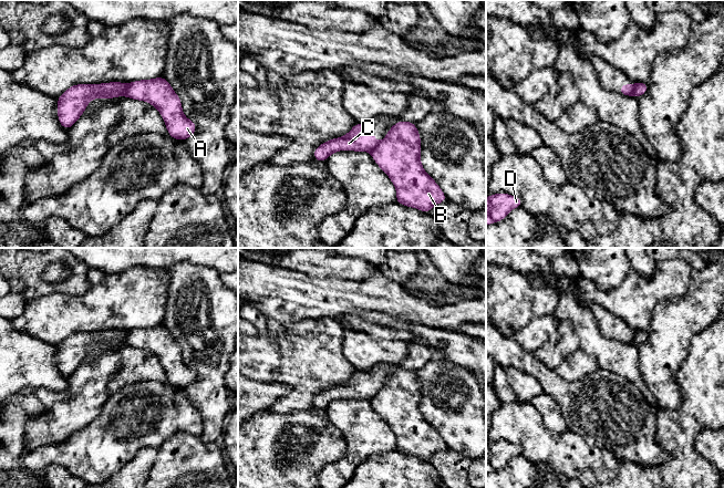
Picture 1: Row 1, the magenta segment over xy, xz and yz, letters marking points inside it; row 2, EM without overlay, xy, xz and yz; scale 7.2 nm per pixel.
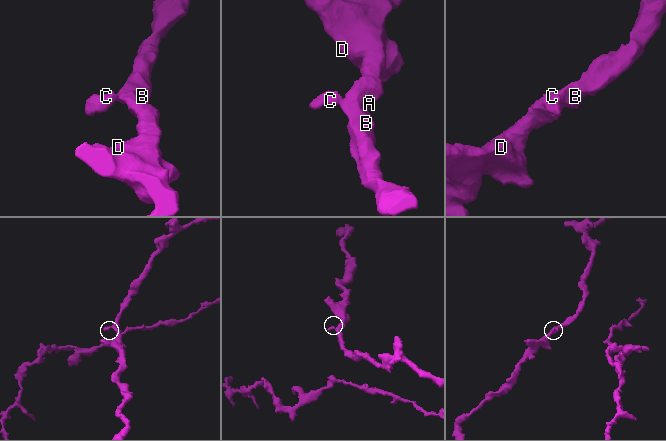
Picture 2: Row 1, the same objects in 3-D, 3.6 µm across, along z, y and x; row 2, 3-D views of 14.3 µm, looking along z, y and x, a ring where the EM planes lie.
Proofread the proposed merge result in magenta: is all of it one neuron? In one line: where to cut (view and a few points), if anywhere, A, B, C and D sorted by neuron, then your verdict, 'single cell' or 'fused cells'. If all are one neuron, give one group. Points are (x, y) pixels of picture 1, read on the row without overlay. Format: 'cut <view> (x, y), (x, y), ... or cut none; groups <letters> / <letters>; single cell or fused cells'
cut xy (126, 332), (123, 343); groups A B D / C; fused cells

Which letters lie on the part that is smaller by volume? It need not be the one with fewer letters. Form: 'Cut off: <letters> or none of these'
Cut off: C

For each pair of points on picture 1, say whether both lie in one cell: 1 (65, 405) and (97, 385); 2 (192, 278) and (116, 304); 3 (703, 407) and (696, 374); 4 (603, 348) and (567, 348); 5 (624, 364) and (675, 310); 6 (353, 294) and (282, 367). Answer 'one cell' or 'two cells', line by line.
1: one cell
2: two cells
3: one cell
4: two cells
5: two cells
6: two cells

